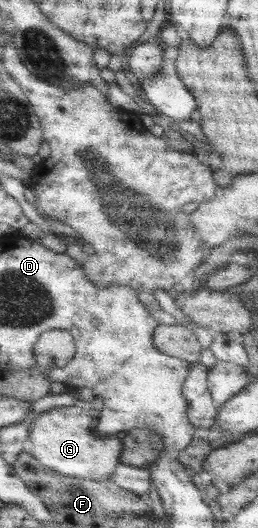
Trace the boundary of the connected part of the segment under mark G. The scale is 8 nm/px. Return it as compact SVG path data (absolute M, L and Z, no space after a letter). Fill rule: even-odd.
M83 404L45 410L32 421L26 449L44 468L58 472L62 476L95 481L109 479L114 469L121 463L122 441L115 436L99 435L94 427L98 420L99 410Z

